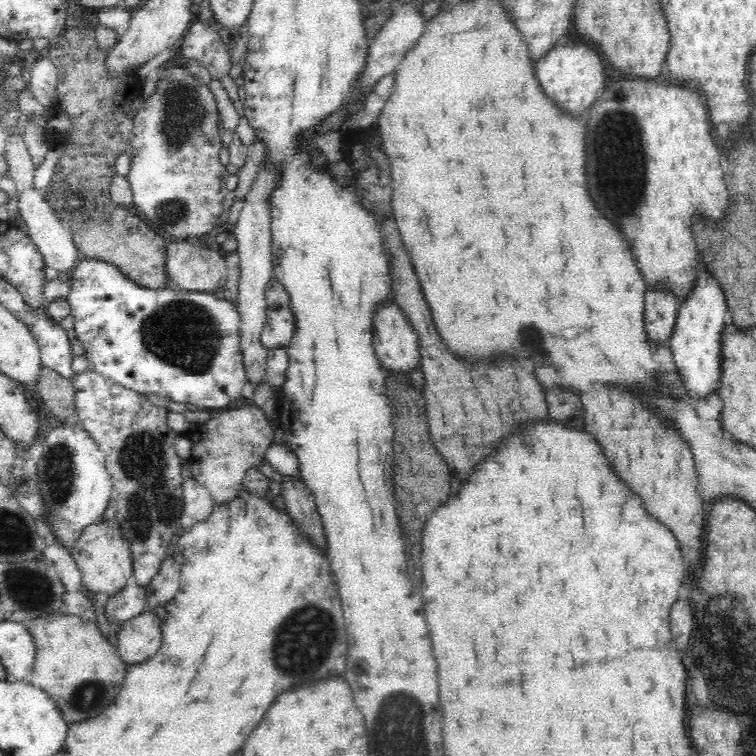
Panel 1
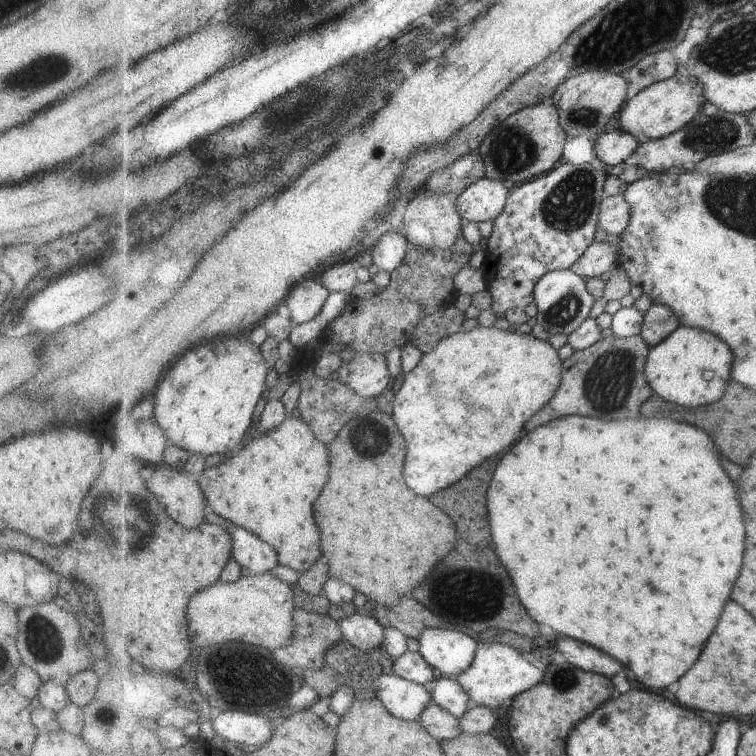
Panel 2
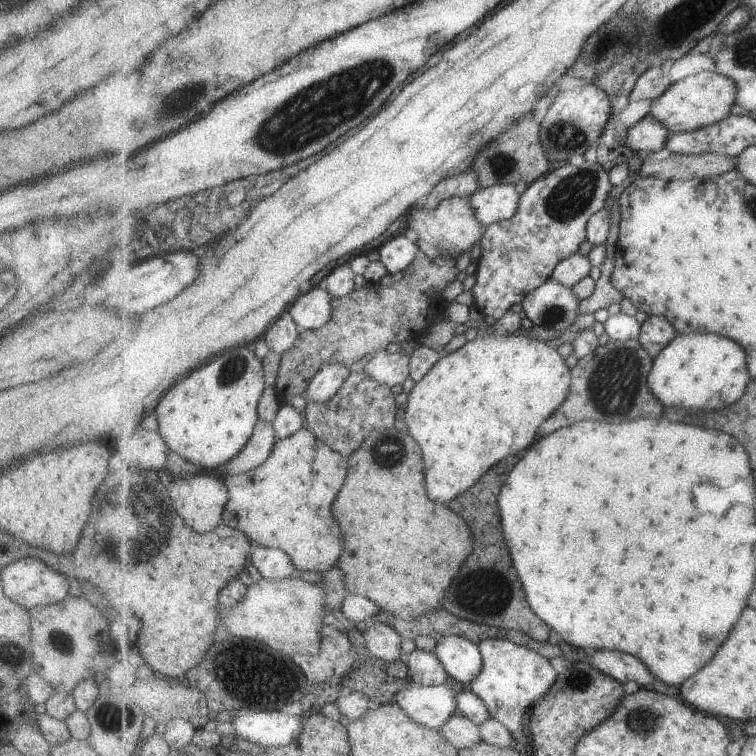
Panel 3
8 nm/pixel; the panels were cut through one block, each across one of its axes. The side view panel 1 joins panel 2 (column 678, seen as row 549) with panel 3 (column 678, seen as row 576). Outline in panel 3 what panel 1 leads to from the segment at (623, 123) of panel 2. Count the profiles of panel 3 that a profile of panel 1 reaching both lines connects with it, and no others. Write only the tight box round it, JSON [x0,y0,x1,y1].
[649,71,738,131]

